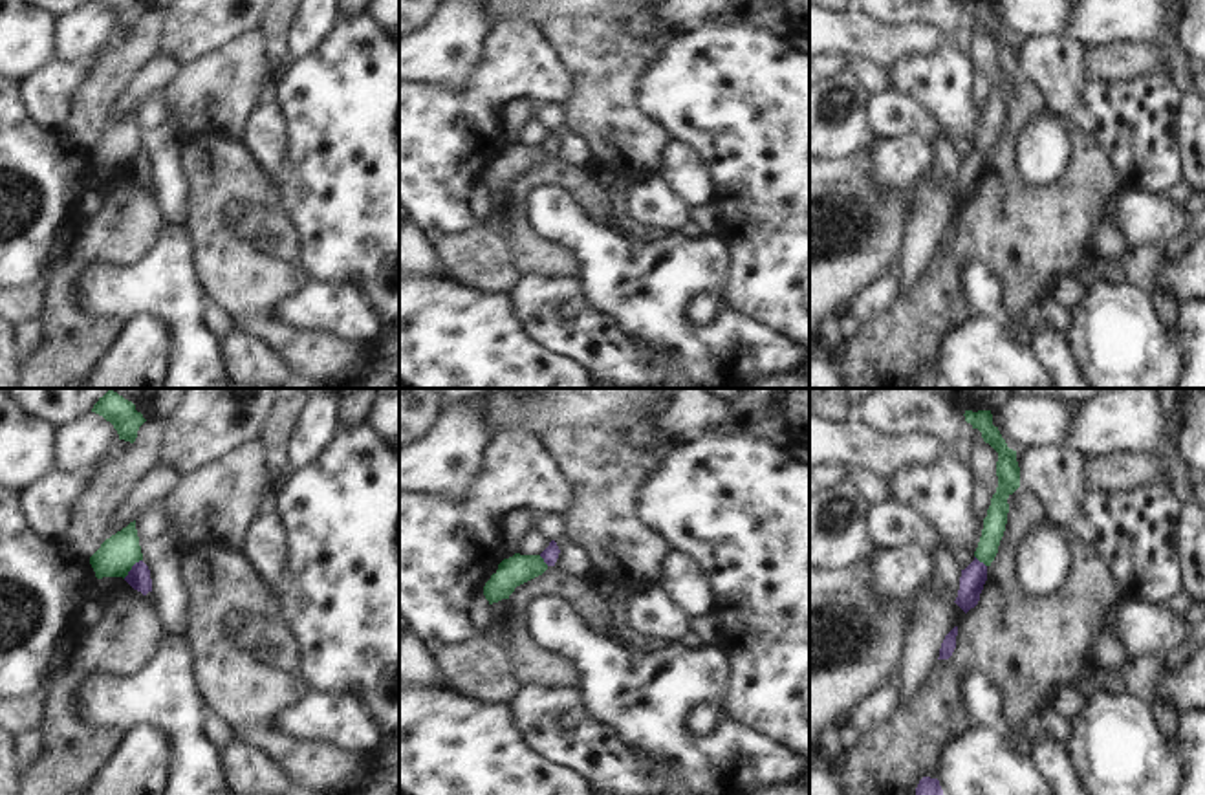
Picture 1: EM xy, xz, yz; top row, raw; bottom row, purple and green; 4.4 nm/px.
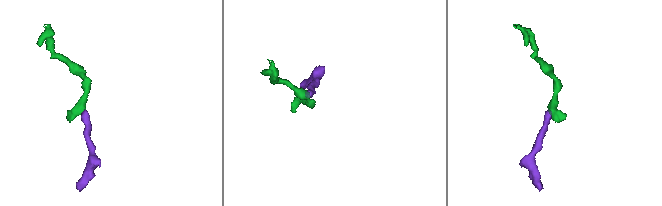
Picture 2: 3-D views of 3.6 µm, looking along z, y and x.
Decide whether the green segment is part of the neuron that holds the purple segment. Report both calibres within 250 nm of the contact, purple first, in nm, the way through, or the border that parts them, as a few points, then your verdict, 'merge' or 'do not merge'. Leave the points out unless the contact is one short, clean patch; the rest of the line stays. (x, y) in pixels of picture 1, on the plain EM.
calibres 100 and 160 nm; border xy (141, 149), (123, 167); do not merge

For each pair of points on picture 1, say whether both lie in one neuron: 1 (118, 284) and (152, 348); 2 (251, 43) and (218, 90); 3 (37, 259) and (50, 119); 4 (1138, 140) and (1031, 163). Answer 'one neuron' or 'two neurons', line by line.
1: two neurons
2: one neuron
3: two neurons
4: two neurons

